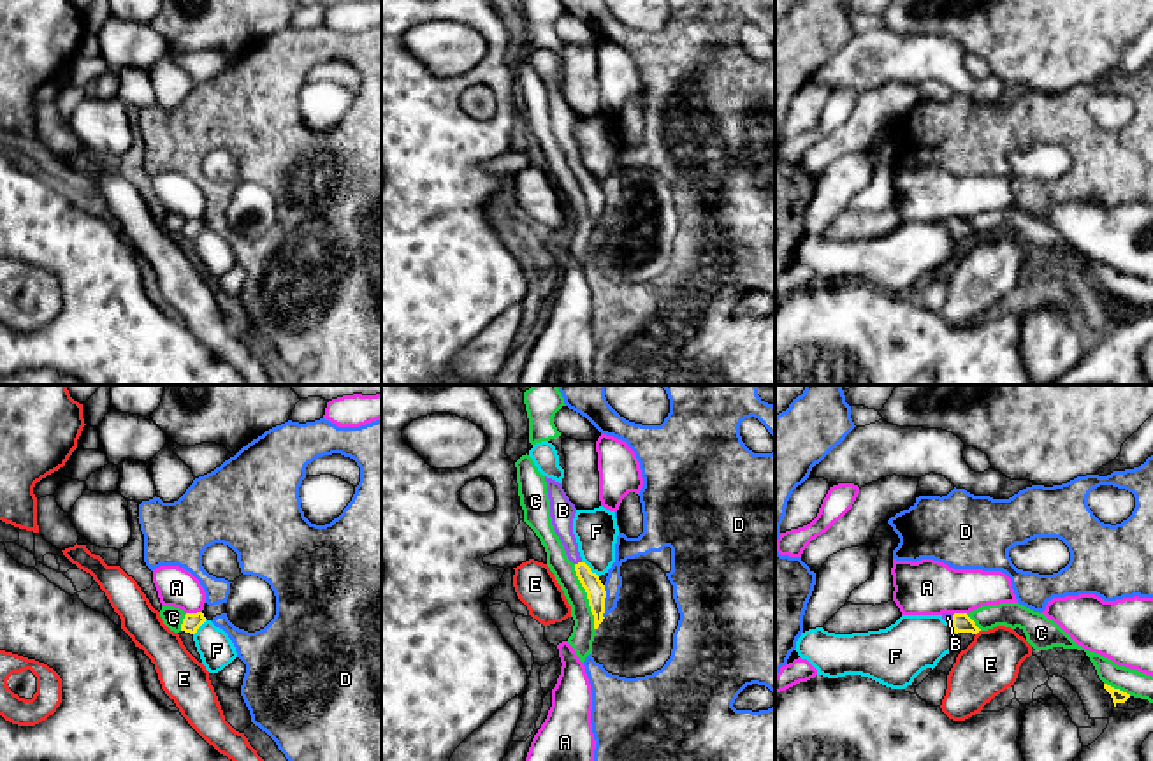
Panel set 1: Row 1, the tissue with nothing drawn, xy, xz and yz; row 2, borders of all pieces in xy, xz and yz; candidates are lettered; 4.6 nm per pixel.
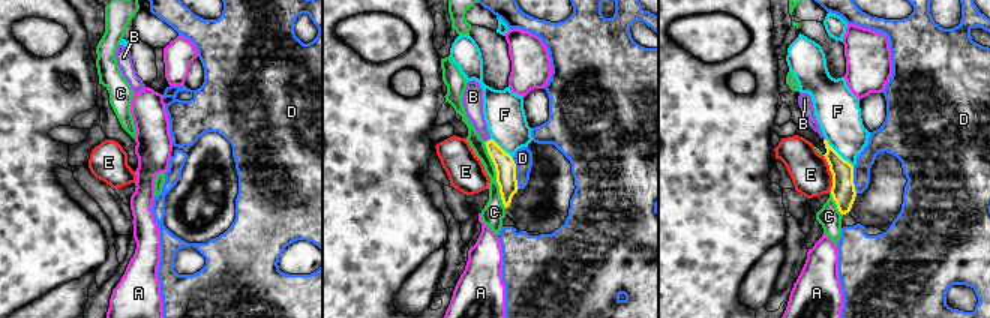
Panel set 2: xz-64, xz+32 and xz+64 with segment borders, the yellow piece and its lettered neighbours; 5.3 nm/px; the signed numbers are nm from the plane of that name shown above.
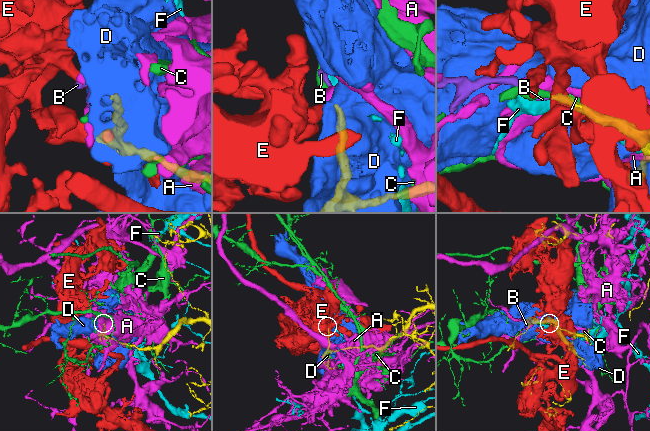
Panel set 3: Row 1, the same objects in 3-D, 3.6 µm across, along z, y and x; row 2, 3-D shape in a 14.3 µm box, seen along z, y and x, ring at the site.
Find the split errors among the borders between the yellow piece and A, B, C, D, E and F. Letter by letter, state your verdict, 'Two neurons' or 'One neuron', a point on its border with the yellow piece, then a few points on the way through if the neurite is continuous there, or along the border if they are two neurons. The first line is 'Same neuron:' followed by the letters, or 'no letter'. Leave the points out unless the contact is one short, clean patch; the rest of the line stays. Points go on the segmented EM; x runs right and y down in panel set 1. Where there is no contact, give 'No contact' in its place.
Same neuron: B
A: Two neurons. Touches yellow at xy (194, 614)
B: One neuron. Touches yellow at xz (579, 563). Path across: xz (589, 580), (579, 563), (563, 528), (563, 512)
C: Two neurons. Touches yellow at xz (587, 598)
D: Two neurons. Touches yellow at xz (603, 601)
E: Two neurons. Touches yellow at yz (978, 631). Boundary: yz (979, 630), (976, 635)
F: Two neurons. Touches yellow at xz (589, 570)

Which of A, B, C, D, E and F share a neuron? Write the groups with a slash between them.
A / B / C / D / E / F

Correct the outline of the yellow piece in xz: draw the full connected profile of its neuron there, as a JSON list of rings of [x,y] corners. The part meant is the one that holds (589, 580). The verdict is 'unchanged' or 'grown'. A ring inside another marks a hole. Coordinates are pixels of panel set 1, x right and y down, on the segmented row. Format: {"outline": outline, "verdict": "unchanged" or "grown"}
{"outline": [[[547,478],[547,492],[550,499],[550,517],[555,534],[564,545],[568,559],[575,564],[576,576],[587,592],[589,606],[594,615],[594,629],[603,622],[606,591],[599,576],[582,561],[578,543],[573,534],[575,504],[566,496],[562,483]]], "verdict": "grown"}

